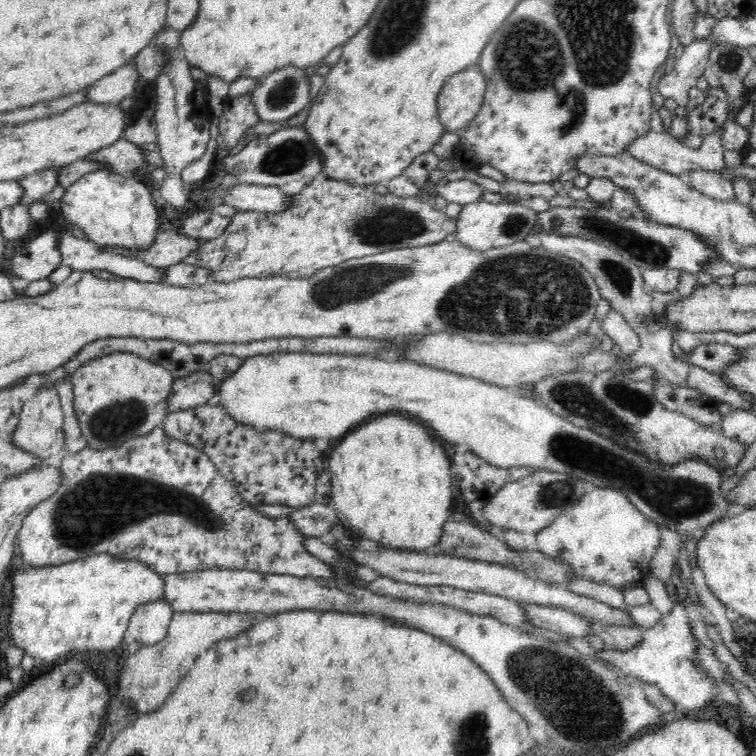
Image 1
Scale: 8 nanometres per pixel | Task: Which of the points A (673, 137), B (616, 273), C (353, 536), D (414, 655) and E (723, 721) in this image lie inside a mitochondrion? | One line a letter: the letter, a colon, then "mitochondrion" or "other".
A: other
B: mitochondrion
C: other
D: other
E: other

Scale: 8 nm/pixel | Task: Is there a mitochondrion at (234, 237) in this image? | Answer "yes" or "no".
no

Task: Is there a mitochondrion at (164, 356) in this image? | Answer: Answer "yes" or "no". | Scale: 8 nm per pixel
no

